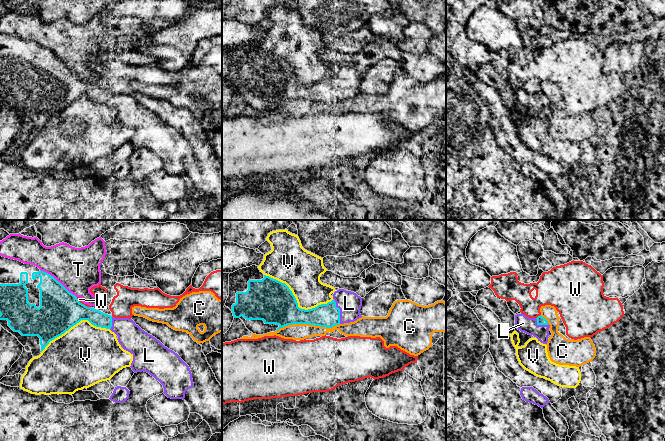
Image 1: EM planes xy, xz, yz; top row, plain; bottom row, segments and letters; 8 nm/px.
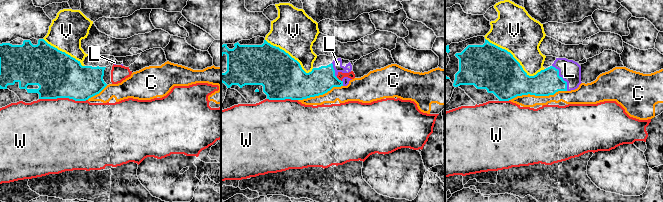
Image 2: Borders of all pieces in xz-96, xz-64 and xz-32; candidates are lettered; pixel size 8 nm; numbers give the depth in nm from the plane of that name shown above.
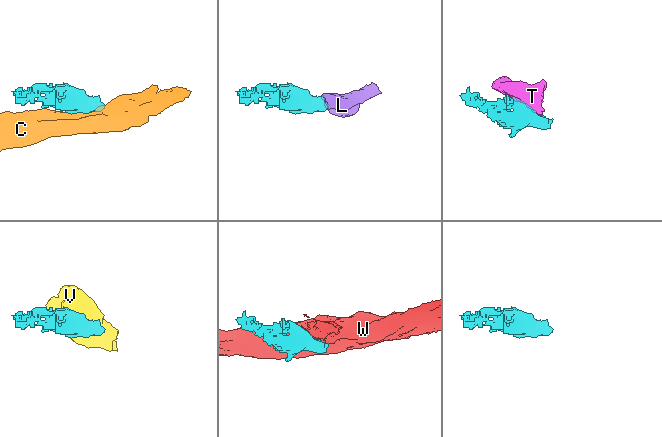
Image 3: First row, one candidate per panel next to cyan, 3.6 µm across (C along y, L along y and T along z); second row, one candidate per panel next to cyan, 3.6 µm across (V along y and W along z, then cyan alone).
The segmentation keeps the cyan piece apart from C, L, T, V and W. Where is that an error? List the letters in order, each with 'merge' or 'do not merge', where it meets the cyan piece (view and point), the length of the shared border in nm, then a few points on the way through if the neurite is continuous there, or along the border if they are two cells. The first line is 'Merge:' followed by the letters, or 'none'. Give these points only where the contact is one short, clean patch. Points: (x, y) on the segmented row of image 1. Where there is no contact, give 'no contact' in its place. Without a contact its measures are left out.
Merge: L
C: do not merge; meets cyan in xz at (307, 323); contact 500 nm long
L: merge; meets cyan in xz at (339, 311); contact 200 nm long
T: do not merge; meets cyan in xy at (57, 281); contact 380 nm long
V: do not merge; meets cyan in xz at (296, 302); contact 600 nm long
W: do not merge; meets cyan in yz at (538, 316); contact 50 nm long

